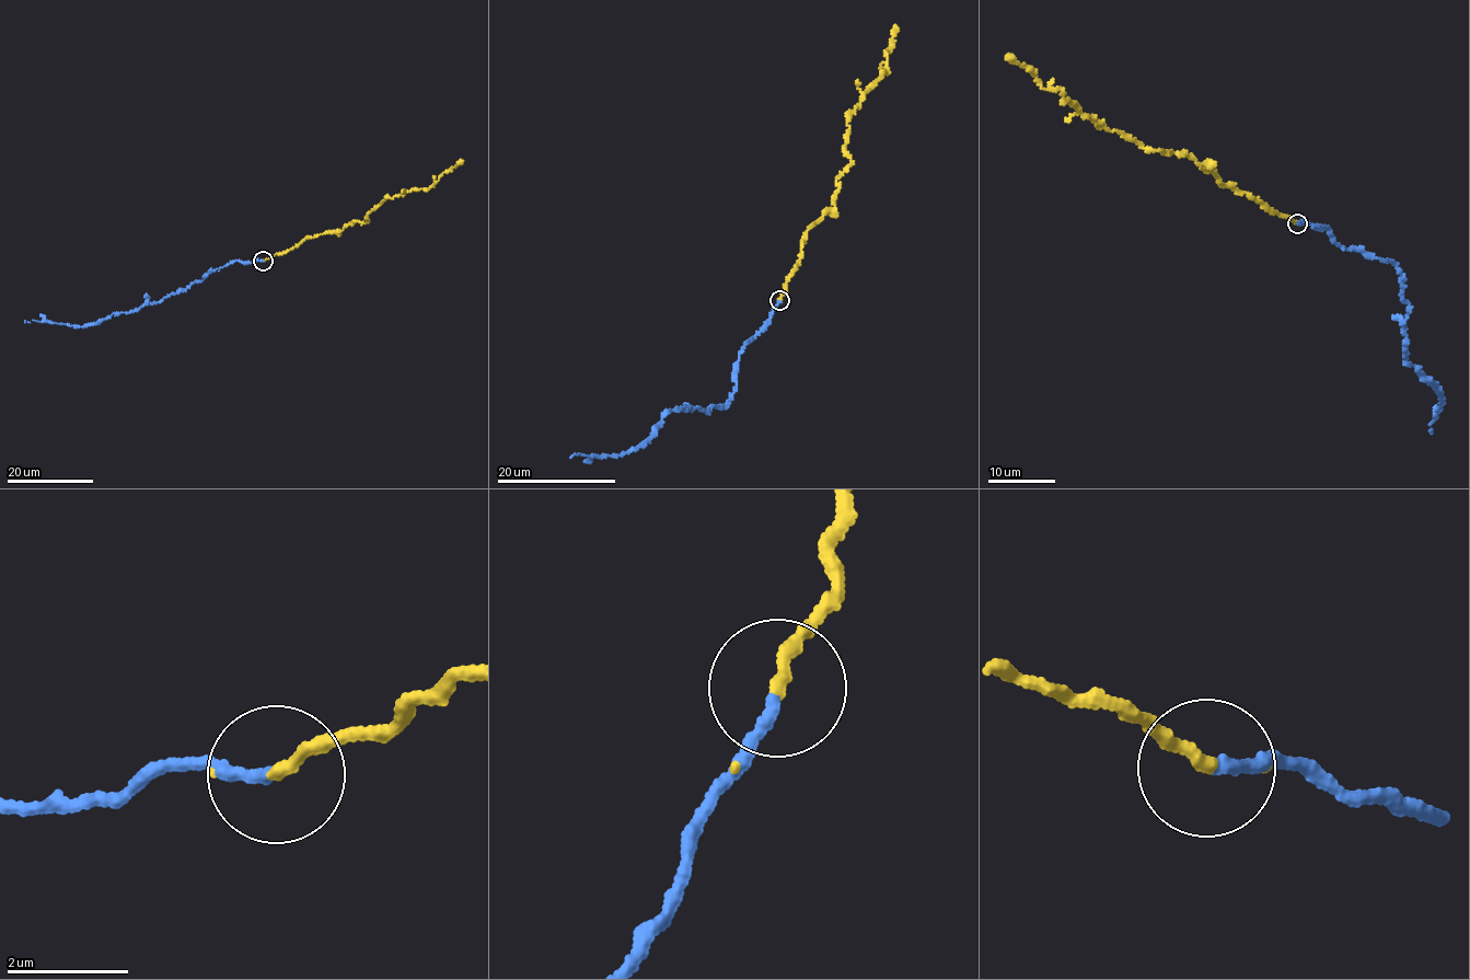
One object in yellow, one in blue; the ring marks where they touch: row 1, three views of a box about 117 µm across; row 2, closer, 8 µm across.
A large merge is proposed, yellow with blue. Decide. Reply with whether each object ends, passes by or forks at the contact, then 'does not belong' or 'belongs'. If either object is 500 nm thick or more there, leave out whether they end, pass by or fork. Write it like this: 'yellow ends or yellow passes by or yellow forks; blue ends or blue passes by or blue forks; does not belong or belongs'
yellow passes by; blue ends; belongs

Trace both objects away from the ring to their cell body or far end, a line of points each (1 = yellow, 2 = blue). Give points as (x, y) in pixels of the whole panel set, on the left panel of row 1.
1: (262, 261), (310, 235), (338, 231), (354, 220), (367, 221), (368, 212), (386, 197), (428, 188), (463, 160)
2: (262, 261), (232, 262), (158, 303), (147, 302), (99, 323), (80, 326), (24, 321)

